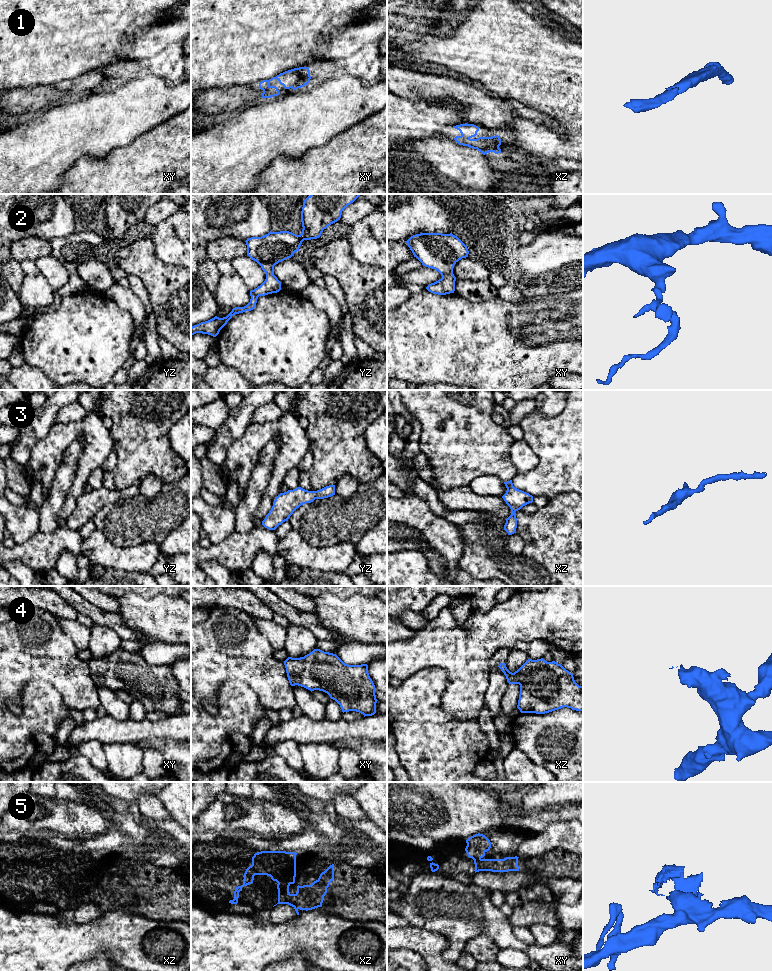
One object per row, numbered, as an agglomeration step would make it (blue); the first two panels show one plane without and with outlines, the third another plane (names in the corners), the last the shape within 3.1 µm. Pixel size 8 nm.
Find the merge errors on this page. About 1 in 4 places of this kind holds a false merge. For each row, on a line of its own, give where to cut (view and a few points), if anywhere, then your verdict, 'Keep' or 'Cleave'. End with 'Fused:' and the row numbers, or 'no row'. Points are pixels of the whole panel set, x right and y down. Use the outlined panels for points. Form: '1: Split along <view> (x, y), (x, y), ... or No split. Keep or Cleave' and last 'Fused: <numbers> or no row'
1: No split. Keep
2: No split. Keep
3: No split. Keep
4: No split. Keep
5: Split along xy (473, 858), (480, 859). Cleave
Fused: 5

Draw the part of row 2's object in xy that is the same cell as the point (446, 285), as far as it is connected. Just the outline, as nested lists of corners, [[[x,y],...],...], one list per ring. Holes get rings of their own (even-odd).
[[[420,233],[405,242],[423,266],[435,269],[442,276],[426,289],[438,295],[454,293],[456,277],[453,268],[459,260],[468,257],[467,246],[452,233]]]

